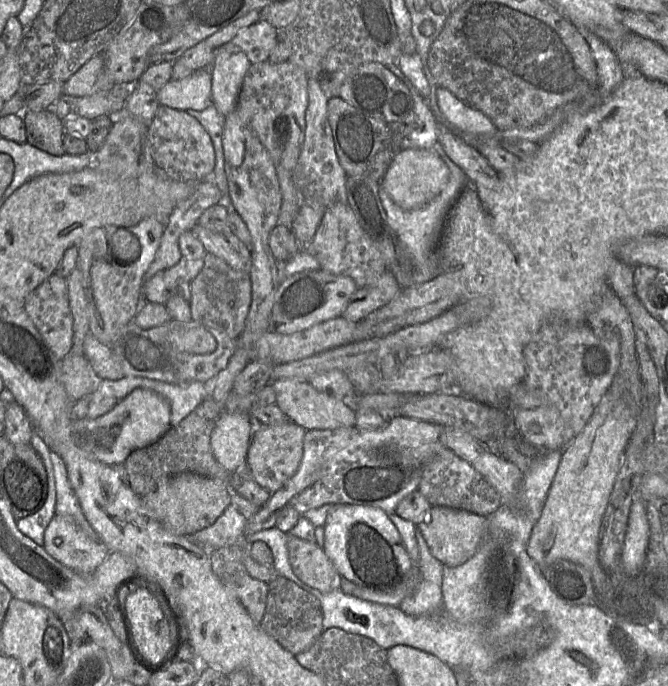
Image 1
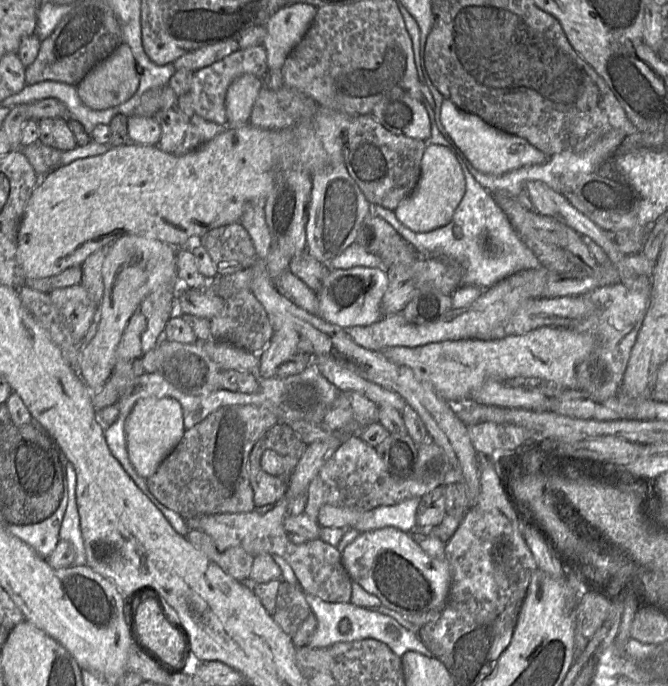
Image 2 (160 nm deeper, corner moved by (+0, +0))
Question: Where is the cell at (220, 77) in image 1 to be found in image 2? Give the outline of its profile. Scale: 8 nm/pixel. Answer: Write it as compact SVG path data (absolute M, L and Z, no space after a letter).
M244 74L231 83L226 94L228 127L237 127L249 122L261 87L262 81L252 74Z

